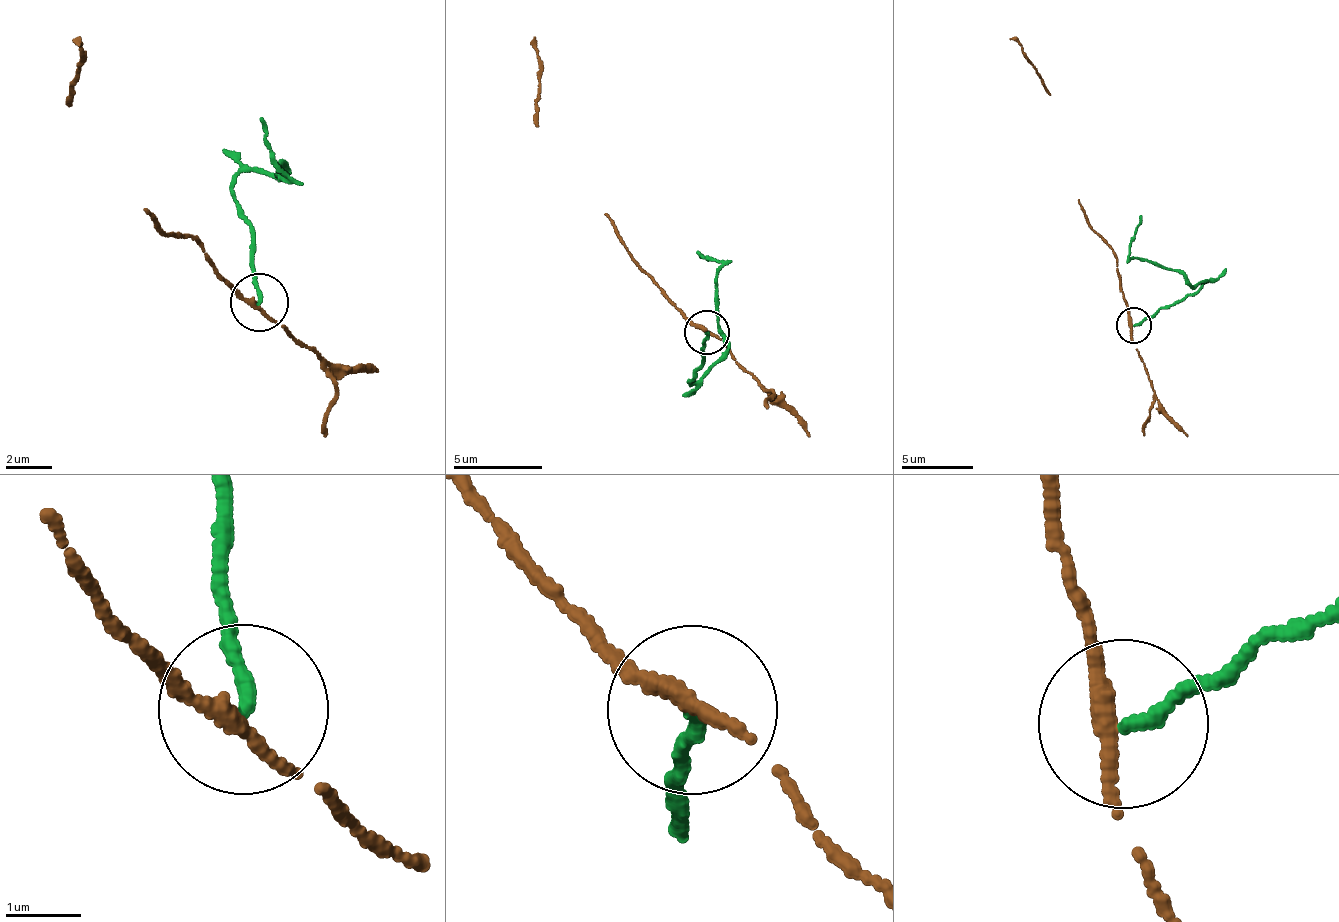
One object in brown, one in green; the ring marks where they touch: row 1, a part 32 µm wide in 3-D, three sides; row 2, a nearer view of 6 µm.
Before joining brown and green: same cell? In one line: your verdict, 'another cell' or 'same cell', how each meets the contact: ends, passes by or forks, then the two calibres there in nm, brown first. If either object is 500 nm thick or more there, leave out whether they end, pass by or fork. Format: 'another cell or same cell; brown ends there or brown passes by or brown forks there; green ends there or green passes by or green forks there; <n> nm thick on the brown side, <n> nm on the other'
another cell; brown ends there; green ends there; 280 nm thick on the brown side, 190 nm on the other

